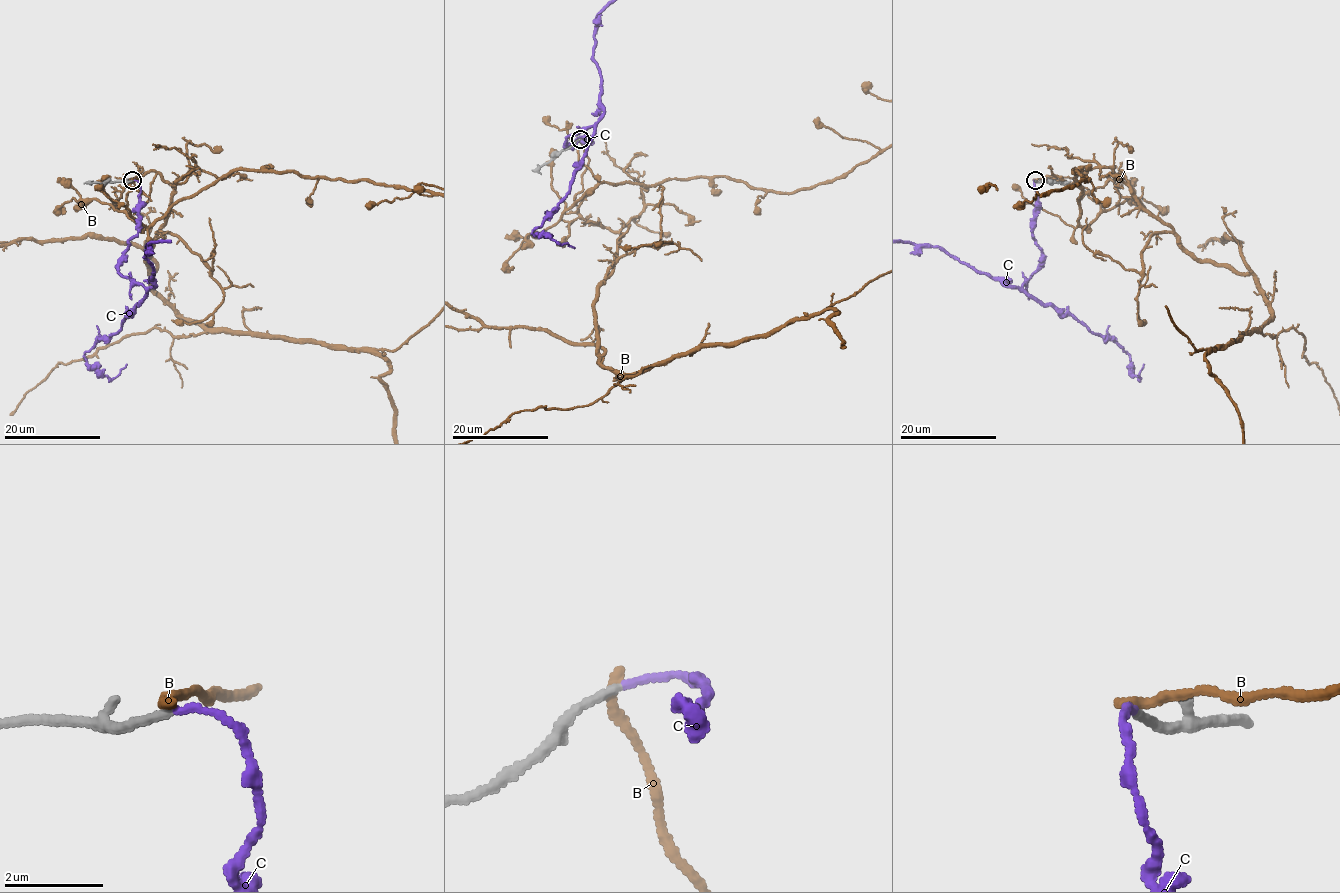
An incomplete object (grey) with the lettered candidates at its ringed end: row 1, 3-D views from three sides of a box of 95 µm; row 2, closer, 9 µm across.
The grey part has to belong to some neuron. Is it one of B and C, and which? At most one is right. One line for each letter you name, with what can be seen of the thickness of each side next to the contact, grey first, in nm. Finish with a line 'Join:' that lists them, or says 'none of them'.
Join: none of them

